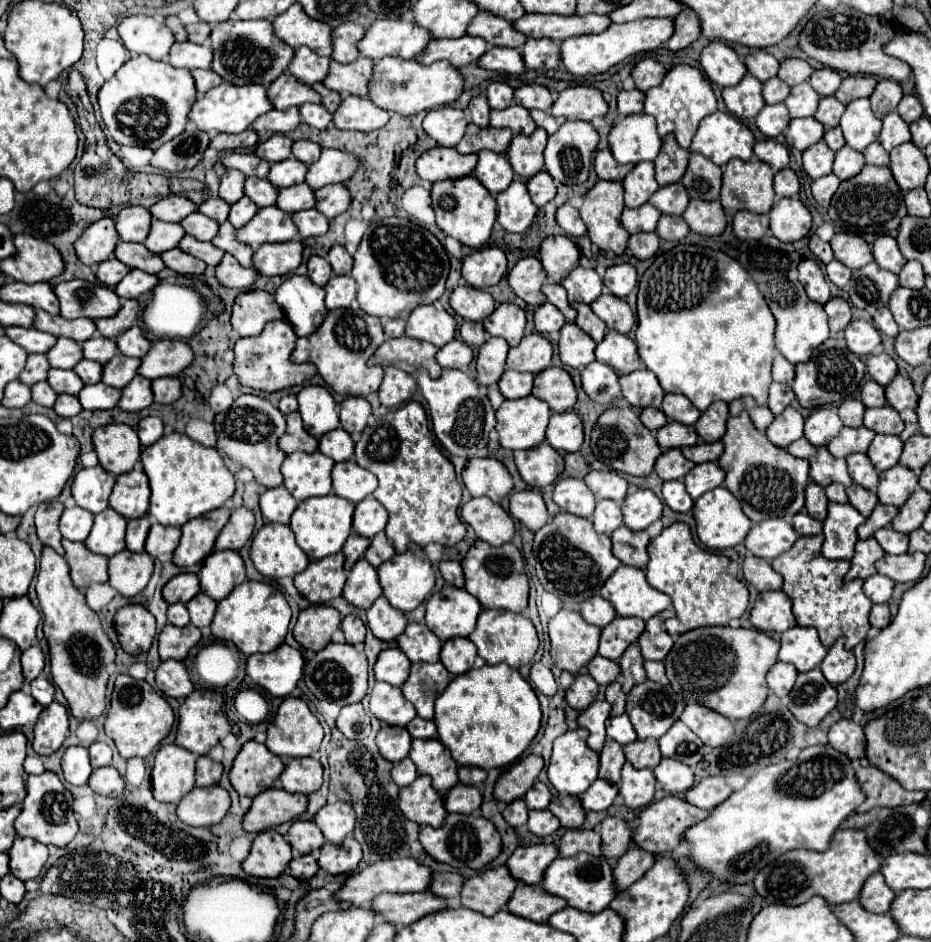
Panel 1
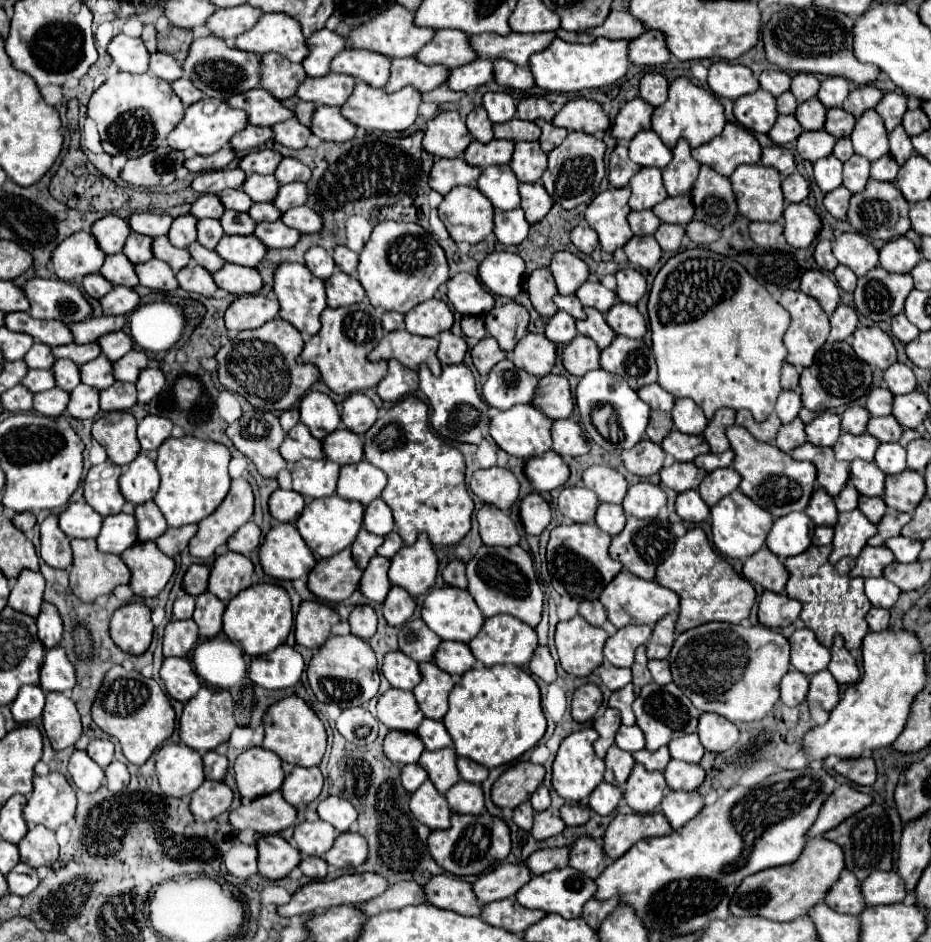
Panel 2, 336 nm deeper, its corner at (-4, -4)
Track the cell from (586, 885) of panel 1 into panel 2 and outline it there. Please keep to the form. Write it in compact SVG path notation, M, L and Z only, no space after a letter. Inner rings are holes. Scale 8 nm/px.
M564 867L564 869L554 869L550 873L532 877L522 887L522 891L516 893L516 899L526 909L544 909L548 913L558 913L564 919L574 919L574 917L580 917L584 903L592 899L594 893L596 893L594 879L590 879L588 875L582 875L582 871L574 871L574 867Z

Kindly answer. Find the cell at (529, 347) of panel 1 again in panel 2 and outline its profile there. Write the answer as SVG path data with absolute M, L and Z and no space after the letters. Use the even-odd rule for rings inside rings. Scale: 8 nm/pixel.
M528 333L516 343L512 351L512 363L530 375L536 375L538 379L546 377L556 363L556 345L544 335Z

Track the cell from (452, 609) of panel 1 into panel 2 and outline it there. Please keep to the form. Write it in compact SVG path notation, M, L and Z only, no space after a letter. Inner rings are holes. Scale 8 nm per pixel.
M442 587L424 599L424 623L440 637L468 643L484 623L484 615L472 595L458 587Z

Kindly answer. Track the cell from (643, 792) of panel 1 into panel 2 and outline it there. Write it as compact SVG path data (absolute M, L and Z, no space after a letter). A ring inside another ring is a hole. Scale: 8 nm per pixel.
M636 763L628 777L624 799L636 813L652 813L660 805L666 789L668 785L660 771L646 771L646 767Z

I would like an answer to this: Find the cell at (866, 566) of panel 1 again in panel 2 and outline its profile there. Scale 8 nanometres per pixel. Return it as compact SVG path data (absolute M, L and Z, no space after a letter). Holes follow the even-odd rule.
M866 545L860 553L860 557L856 559L856 565L854 569L850 571L852 577L862 577L862 579L868 579L868 577L882 577L882 569L886 565L890 565L894 561L894 555L888 547L880 545L880 547L870 547Z

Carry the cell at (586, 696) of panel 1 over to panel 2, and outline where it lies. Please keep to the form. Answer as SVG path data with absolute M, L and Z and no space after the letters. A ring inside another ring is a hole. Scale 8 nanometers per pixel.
M584 683L582 687L578 687L574 691L574 699L572 699L572 717L578 723L586 723L592 721L592 717L598 713L600 705L602 705L602 691L598 689L598 685L594 683Z

